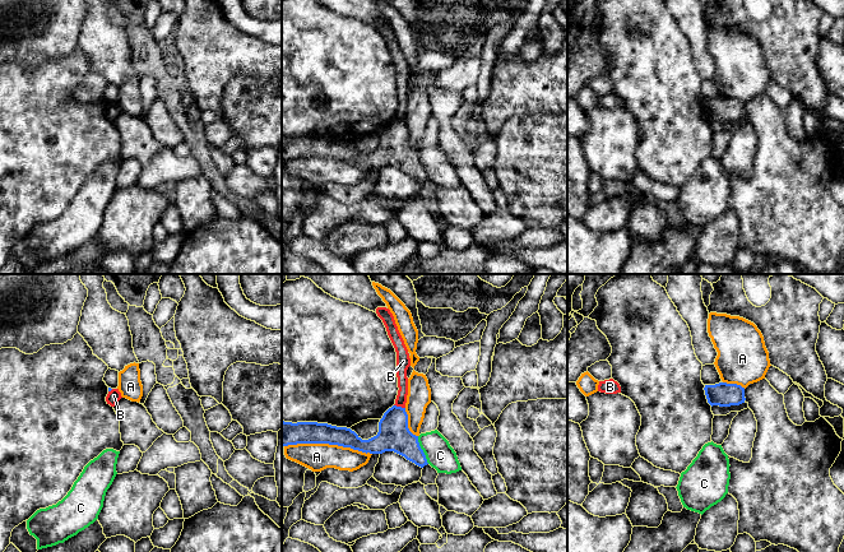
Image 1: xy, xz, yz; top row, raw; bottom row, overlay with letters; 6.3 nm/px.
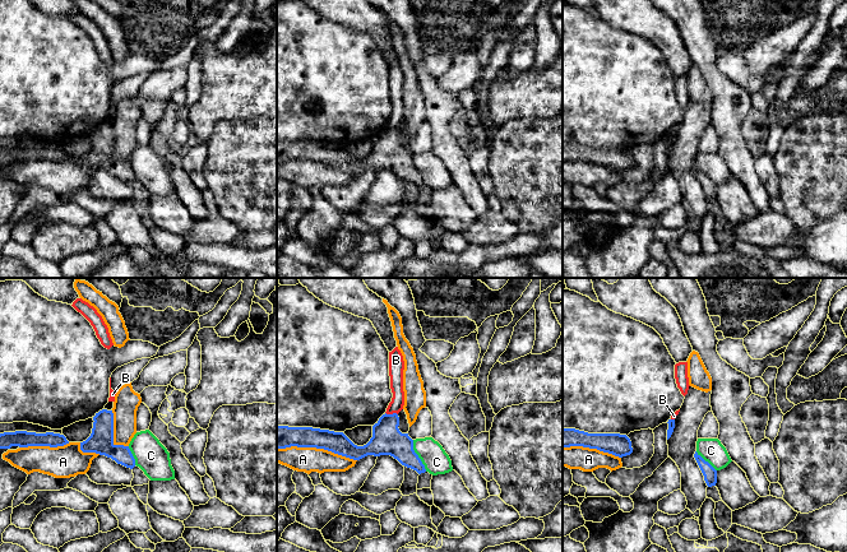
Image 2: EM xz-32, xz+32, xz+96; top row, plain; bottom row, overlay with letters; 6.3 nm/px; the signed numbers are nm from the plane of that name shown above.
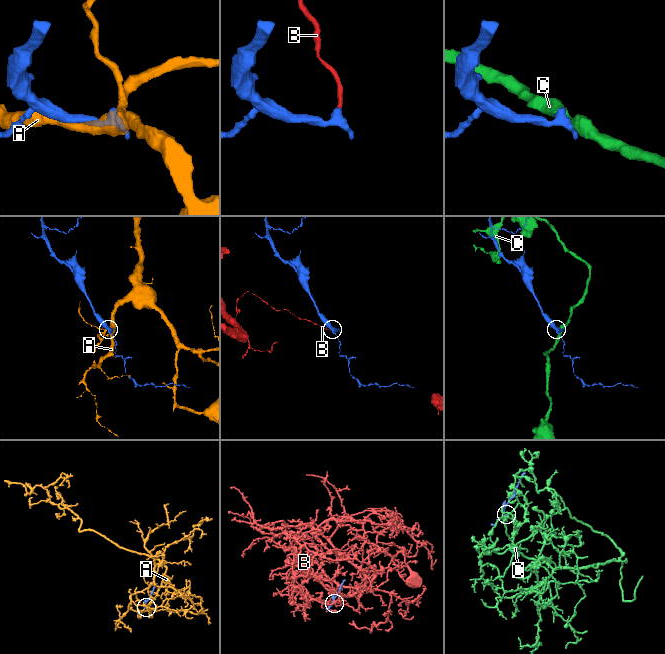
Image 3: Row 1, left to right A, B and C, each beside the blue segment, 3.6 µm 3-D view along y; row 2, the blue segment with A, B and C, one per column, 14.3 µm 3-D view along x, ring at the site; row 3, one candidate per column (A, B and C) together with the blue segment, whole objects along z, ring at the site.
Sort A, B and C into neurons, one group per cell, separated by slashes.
A / B / C

